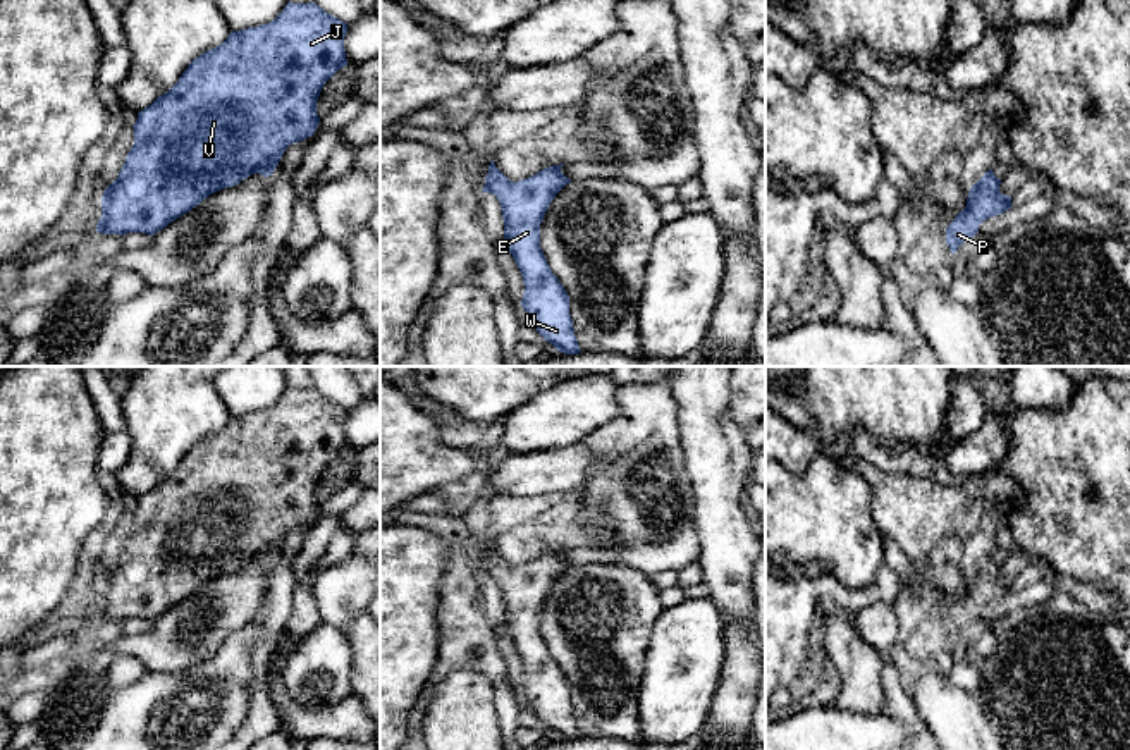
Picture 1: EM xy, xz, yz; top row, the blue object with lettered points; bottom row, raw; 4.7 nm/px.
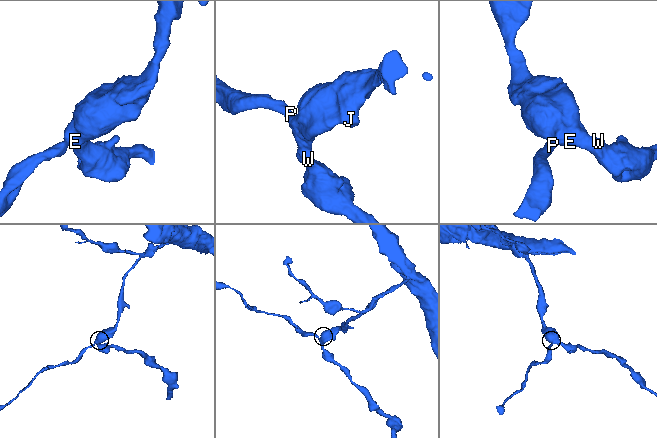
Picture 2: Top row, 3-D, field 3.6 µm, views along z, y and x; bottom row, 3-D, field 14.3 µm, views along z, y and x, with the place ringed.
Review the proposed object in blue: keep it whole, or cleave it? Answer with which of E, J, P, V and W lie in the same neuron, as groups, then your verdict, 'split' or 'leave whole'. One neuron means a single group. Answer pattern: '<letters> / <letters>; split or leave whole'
E J P V W; leave whole

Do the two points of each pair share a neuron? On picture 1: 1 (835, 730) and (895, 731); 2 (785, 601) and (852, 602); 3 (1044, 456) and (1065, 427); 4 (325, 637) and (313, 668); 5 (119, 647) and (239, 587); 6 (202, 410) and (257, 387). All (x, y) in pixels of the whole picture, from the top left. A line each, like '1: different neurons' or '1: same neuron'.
1: same neuron
2: same neuron
3: same neuron
4: same neuron
5: same neuron
6: different neurons

